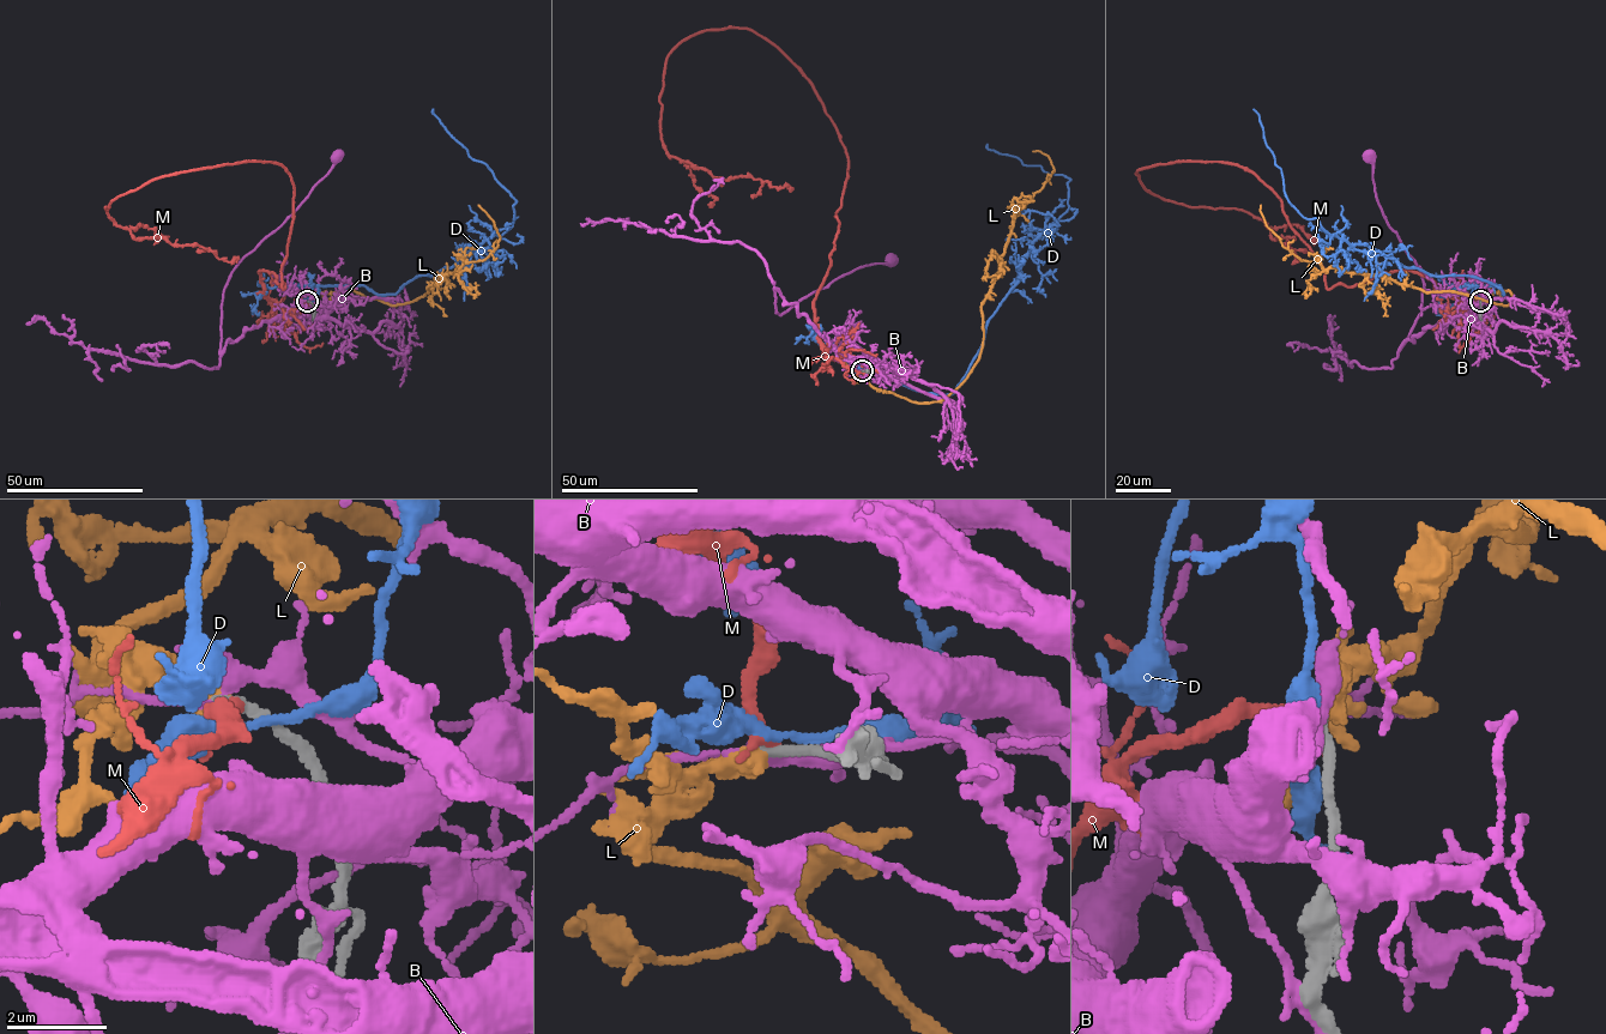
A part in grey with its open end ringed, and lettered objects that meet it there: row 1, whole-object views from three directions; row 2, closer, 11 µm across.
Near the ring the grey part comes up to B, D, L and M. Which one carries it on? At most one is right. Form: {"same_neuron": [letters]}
{"same_neuron": ["L"]}

